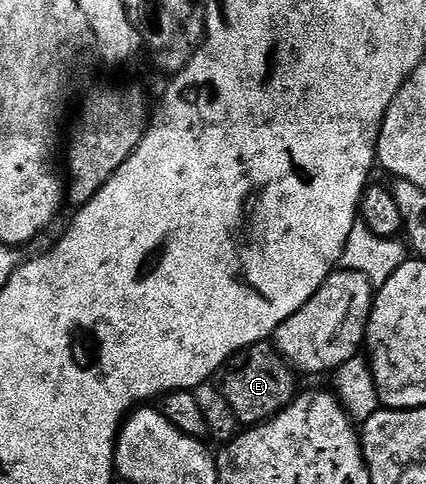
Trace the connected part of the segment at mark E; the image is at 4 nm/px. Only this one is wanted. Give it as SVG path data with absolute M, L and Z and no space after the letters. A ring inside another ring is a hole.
M272 342L256 343L246 351L239 351L222 368L219 379L221 392L235 411L238 424L256 425L273 419L279 412L292 403L299 394L298 376L294 368L285 362L281 352Z

